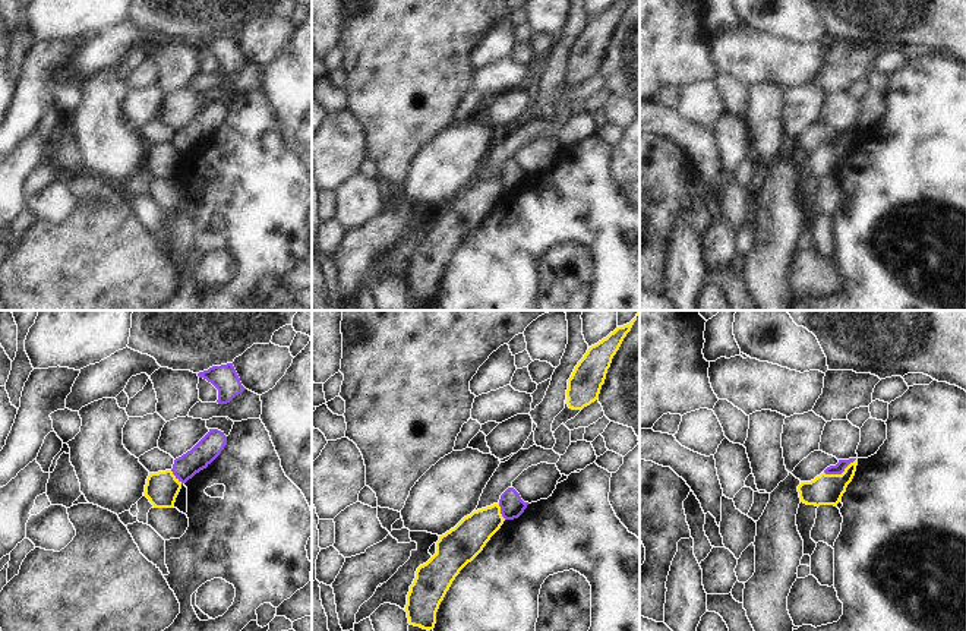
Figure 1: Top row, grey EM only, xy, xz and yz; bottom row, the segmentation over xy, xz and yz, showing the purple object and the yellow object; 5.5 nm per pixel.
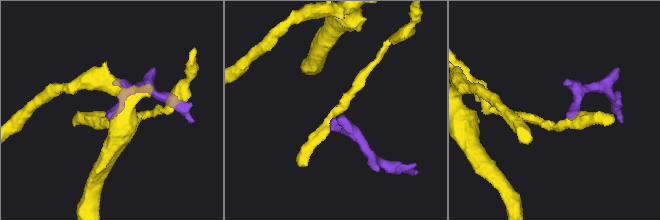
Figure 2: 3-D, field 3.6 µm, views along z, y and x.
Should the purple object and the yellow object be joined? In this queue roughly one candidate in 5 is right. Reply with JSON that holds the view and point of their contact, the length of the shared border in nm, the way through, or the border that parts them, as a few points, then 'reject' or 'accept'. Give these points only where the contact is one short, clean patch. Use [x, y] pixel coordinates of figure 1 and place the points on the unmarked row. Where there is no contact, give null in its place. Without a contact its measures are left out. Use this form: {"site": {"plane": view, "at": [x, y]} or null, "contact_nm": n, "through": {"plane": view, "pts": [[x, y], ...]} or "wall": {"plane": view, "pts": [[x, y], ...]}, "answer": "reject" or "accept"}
{"site": {"plane": "yz", "at": [840, 145]}, "contact_nm": 200, "wall": {"plane": "yz", "pts": [[856, 131], [840, 145], [824, 145]]}, "answer": "reject"}

